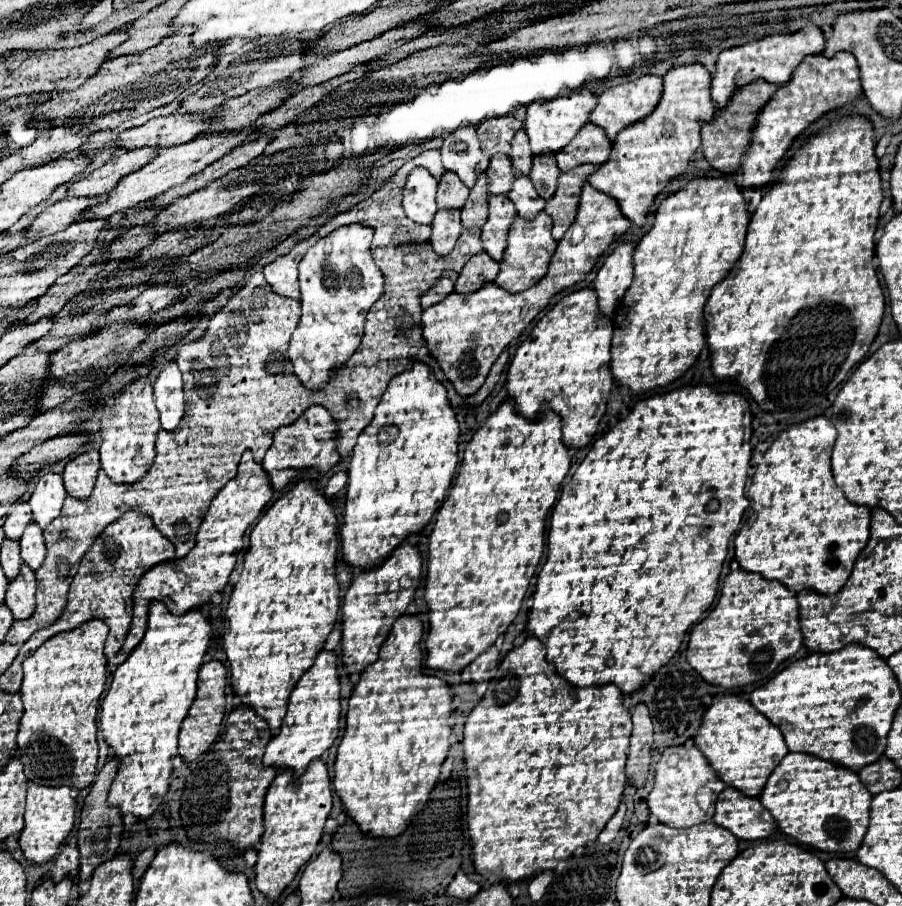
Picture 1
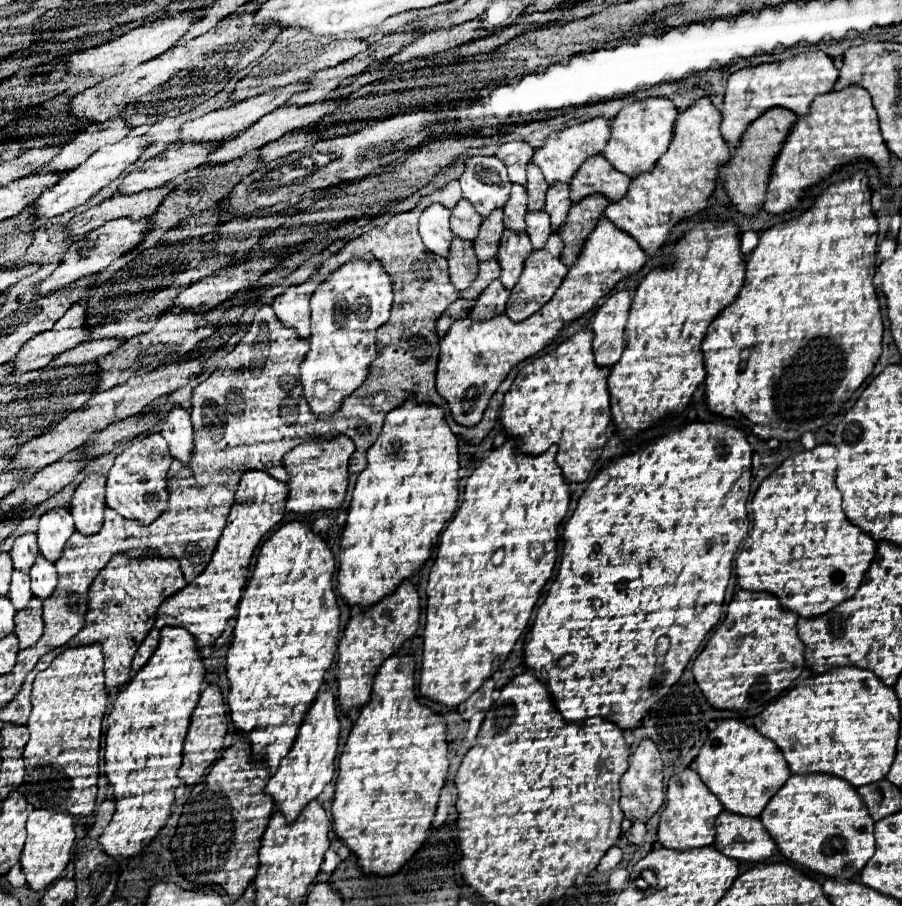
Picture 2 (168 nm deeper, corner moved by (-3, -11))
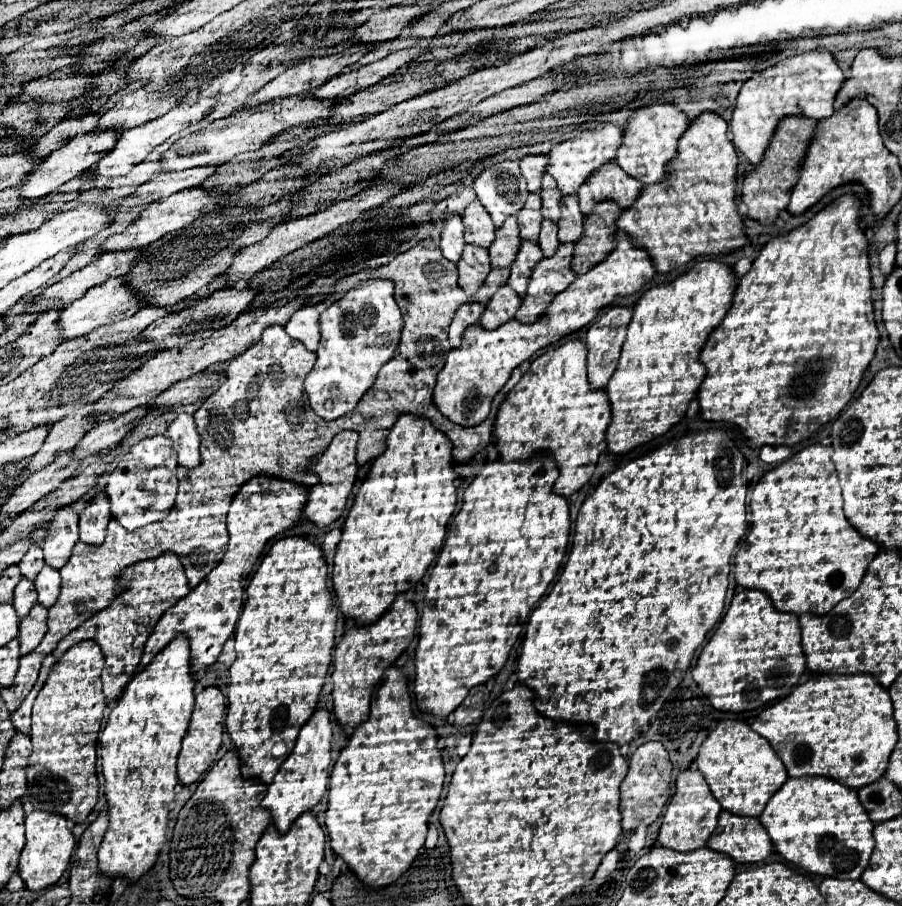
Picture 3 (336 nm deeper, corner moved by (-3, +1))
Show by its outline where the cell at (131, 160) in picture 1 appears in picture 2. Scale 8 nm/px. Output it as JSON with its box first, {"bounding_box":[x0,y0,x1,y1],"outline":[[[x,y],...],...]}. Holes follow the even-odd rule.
{"bounding_box":[119,143,217,193],"outline":[[[197,143],[197,145],[173,145],[161,155],[147,159],[143,169],[127,173],[121,179],[119,193],[137,193],[145,189],[161,187],[185,171],[201,165],[205,161],[205,153],[215,149],[217,143]]]}

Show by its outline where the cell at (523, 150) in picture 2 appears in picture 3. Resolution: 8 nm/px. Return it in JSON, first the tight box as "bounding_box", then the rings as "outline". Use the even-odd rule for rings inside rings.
{"bounding_box":[519,155,549,193],"outline":[[[529,155],[529,157],[523,157],[519,161],[521,173],[523,173],[531,193],[539,193],[541,191],[541,177],[547,171],[547,165],[549,165],[549,157],[547,155]]]}

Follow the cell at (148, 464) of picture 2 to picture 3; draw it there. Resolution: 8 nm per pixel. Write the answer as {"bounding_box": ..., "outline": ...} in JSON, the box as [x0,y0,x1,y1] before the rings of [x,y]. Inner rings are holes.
{"bounding_box":[105,435,177,531],"outline":[[[157,435],[157,437],[149,437],[137,445],[131,447],[129,453],[123,455],[123,459],[119,461],[119,465],[115,467],[113,473],[109,473],[107,485],[105,485],[105,493],[109,497],[111,503],[111,517],[119,521],[121,527],[125,527],[127,531],[135,531],[147,523],[153,521],[163,521],[169,513],[169,509],[175,503],[175,495],[177,495],[177,455],[173,449],[173,443],[169,437]]]}

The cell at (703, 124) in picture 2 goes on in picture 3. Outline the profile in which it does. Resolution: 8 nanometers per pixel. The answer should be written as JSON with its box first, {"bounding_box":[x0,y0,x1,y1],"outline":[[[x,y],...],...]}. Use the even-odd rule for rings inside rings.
{"bounding_box":[619,113,747,273],"outline":[[[703,113],[679,139],[677,159],[669,165],[669,179],[655,185],[643,187],[639,199],[631,209],[623,211],[619,217],[619,229],[627,233],[631,243],[645,249],[659,273],[671,273],[687,265],[699,255],[727,255],[747,245],[747,235],[743,229],[743,217],[735,205],[737,189],[737,151],[729,139],[729,125],[715,113]]]}

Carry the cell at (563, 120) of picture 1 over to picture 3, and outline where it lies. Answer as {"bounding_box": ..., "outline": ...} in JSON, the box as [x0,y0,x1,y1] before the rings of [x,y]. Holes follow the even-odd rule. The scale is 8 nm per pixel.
{"bounding_box":[547,123,623,195],"outline":[[[605,123],[601,129],[595,129],[595,131],[583,131],[581,137],[565,141],[565,143],[553,147],[553,151],[549,153],[551,165],[549,165],[547,173],[557,181],[557,185],[559,185],[559,189],[561,189],[563,195],[577,195],[579,187],[599,167],[603,167],[605,163],[615,161],[617,149],[621,147],[621,143],[623,143],[623,129],[619,129],[619,127],[611,125],[611,123]]]}

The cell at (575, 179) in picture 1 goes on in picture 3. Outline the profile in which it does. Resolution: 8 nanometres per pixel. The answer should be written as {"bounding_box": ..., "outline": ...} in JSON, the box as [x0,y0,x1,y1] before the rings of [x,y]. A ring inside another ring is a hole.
{"bounding_box":[571,203,621,275],"outline":[[[599,203],[599,207],[595,207],[595,215],[585,217],[583,239],[575,243],[575,255],[571,263],[575,275],[593,269],[615,249],[613,233],[617,229],[619,215],[621,209],[615,207],[615,203]]]}

